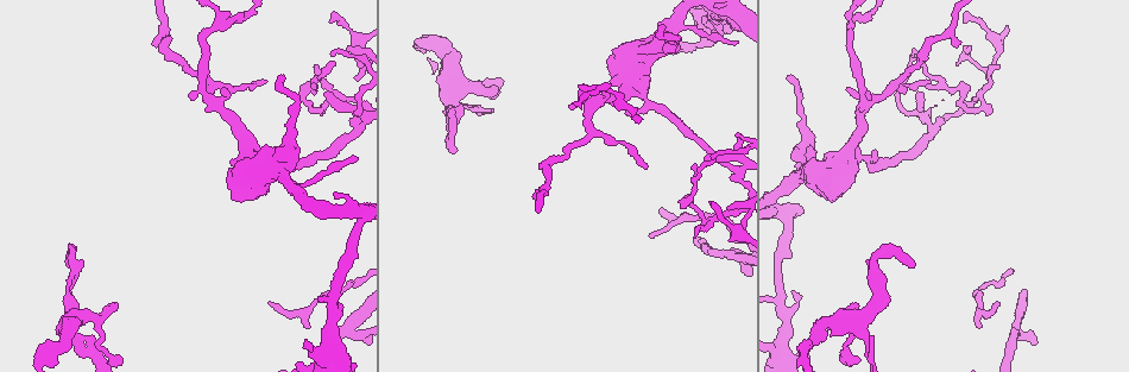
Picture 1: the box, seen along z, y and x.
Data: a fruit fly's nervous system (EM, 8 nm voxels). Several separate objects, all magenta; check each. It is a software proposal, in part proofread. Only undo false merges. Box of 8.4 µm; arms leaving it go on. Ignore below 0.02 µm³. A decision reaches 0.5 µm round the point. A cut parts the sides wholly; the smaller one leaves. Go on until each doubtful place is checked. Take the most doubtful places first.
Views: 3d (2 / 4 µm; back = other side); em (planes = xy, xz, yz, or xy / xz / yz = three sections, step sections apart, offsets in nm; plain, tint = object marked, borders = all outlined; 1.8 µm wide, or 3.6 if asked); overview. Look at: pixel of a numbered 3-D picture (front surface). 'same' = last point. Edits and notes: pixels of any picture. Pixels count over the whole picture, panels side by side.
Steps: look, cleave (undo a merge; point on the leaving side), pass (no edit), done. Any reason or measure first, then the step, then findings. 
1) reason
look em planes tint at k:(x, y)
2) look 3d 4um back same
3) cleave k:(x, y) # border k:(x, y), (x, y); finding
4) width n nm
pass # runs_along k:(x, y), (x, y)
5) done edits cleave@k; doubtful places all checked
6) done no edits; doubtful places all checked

four arms meet
look 3d 2um at 1:(847, 319)

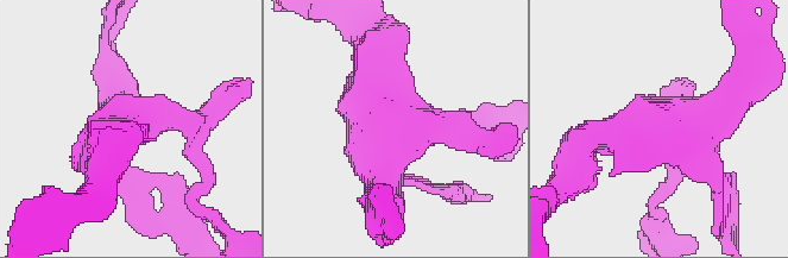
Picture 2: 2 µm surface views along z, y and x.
need the tissue
look em 3.6um planes tint at 2:(658, 123)

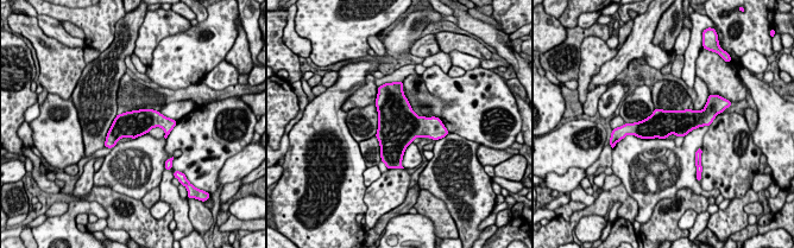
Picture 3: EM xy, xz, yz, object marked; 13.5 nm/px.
pass # continuous, no second neuron

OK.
narrows sharply
look em yz step 4 tint at 1:(600, 88)

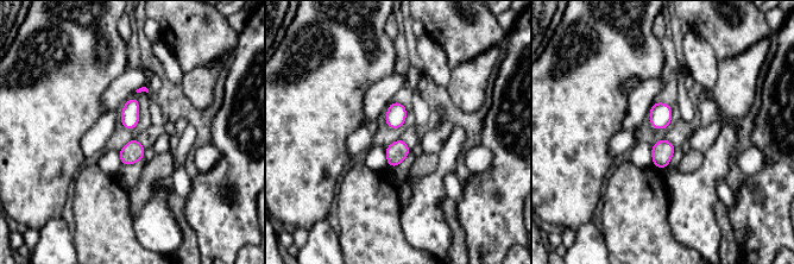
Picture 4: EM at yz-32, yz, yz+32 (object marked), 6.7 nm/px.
look em planes tint same

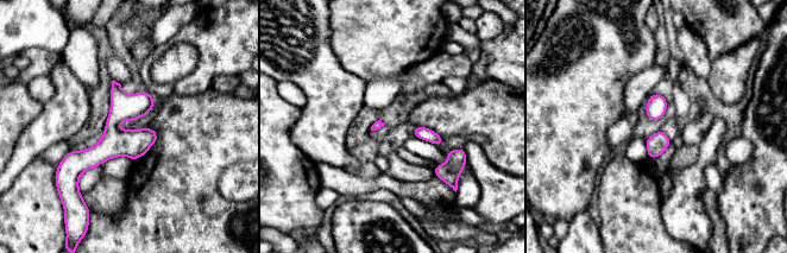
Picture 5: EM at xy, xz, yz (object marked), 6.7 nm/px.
pass # runs_along 5:(149, 97), (71, 170); all the same neuron

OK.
arms part here
look 3d 4um at 1:(726, 254)

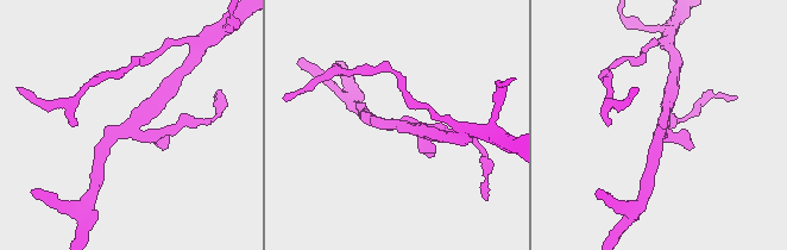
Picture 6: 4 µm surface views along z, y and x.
look em yz step 8 plain at 6:(397, 124)

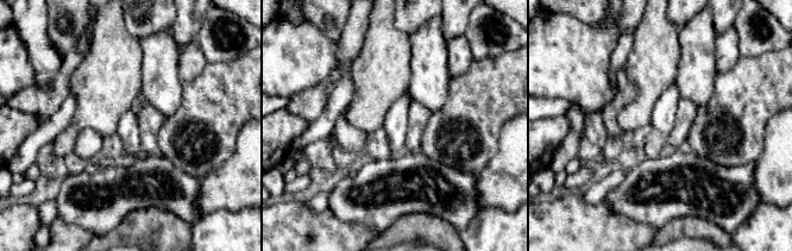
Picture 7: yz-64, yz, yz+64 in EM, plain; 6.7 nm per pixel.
look em yz step 8 tint same

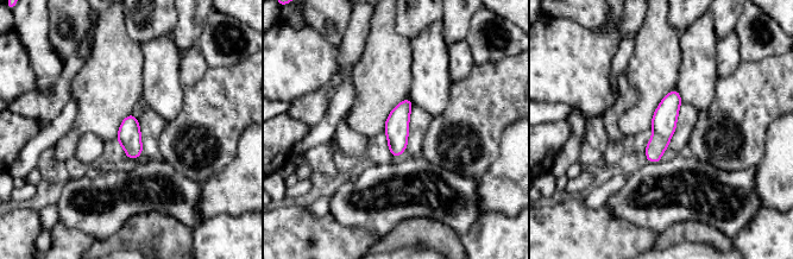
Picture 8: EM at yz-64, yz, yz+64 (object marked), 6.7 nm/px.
pass # runs_along 8:(674, 93), (650, 159); one neuron here

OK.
look 3d 4um at 1:(269, 170)

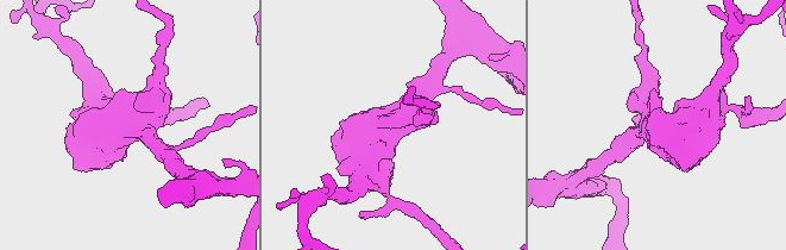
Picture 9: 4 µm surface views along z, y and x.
shape alone is not enough
look em 3.6um planes tint at 9:(396, 123)

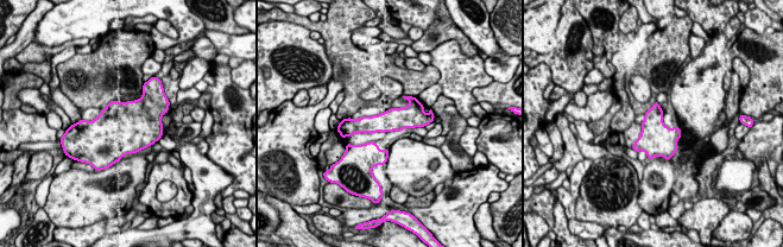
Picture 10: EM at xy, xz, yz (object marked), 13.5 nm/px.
pass # runs_along 10:(423, 116), (355, 122); continuous, no second neuron

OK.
sudden change in width
look em planes borders at 1:(671, 45)

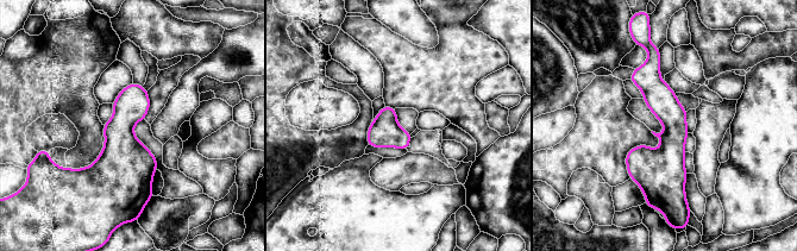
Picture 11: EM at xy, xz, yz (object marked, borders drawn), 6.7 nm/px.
width 190 nm
pass # one neuron here

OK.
thick turns thin
look em planes tint at 1:(882, 284)

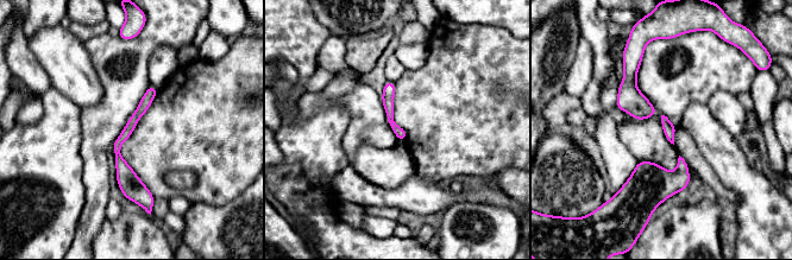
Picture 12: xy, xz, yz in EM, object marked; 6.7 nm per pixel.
pass # runs_along 12:(151, 89), (117, 144), (137, 198); one neuron here

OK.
sharp bend
look 3d 4um at 1:(696, 207)

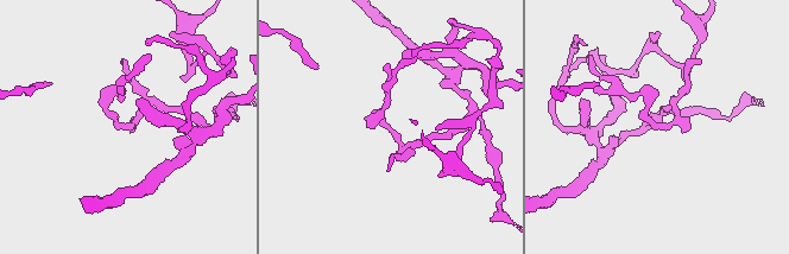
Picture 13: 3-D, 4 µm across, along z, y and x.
shape alone is not enough
look em planes tint at 13:(120, 126)

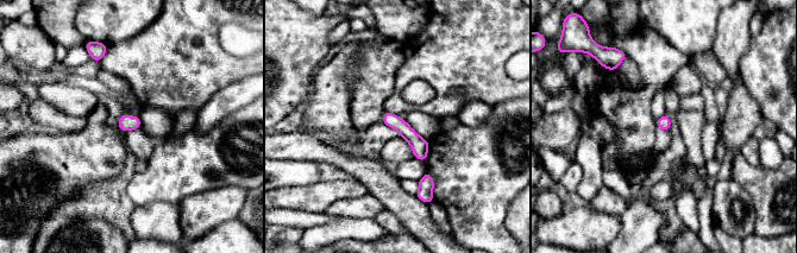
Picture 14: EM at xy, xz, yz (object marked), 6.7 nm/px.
width 90 nm
pass # continuous, no second neuron

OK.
done no edits; doubtful places all checked

